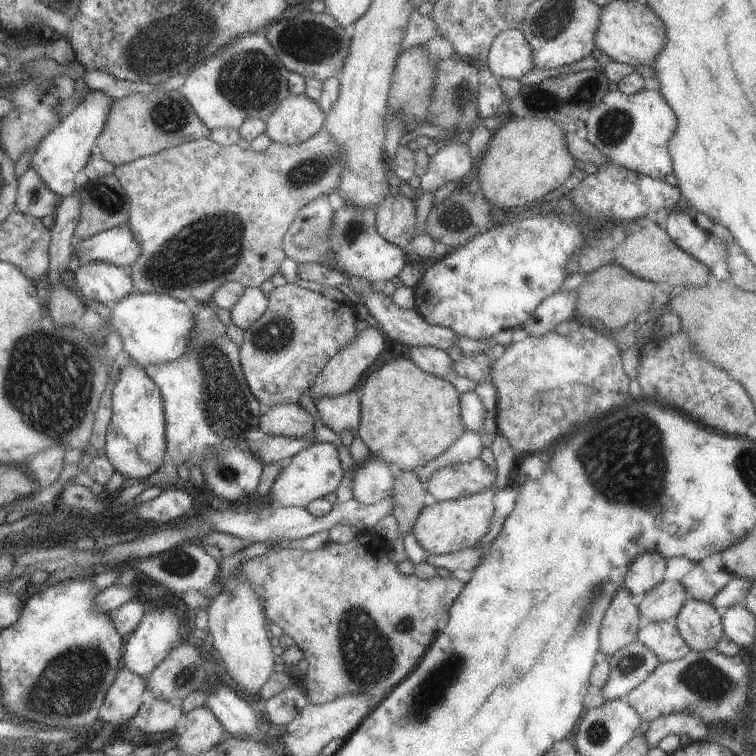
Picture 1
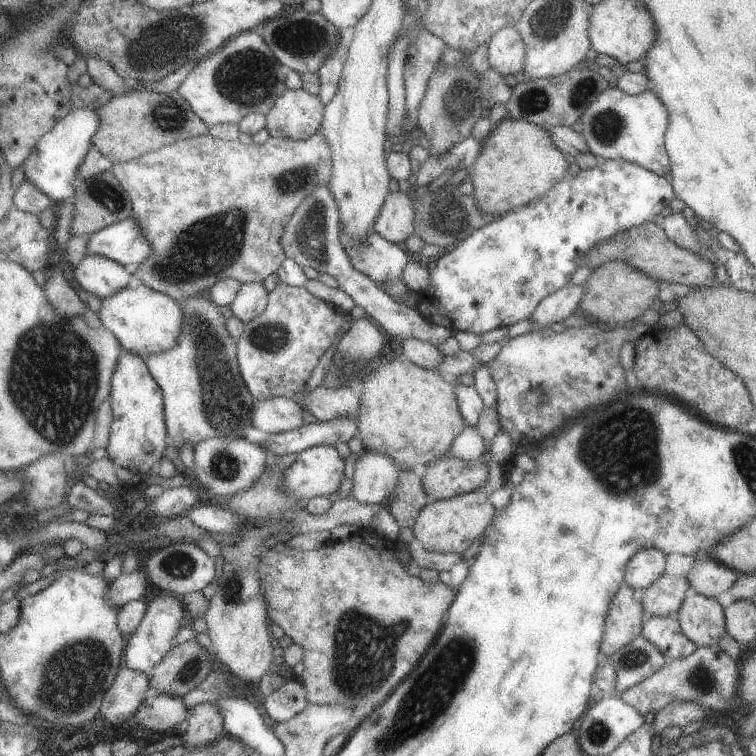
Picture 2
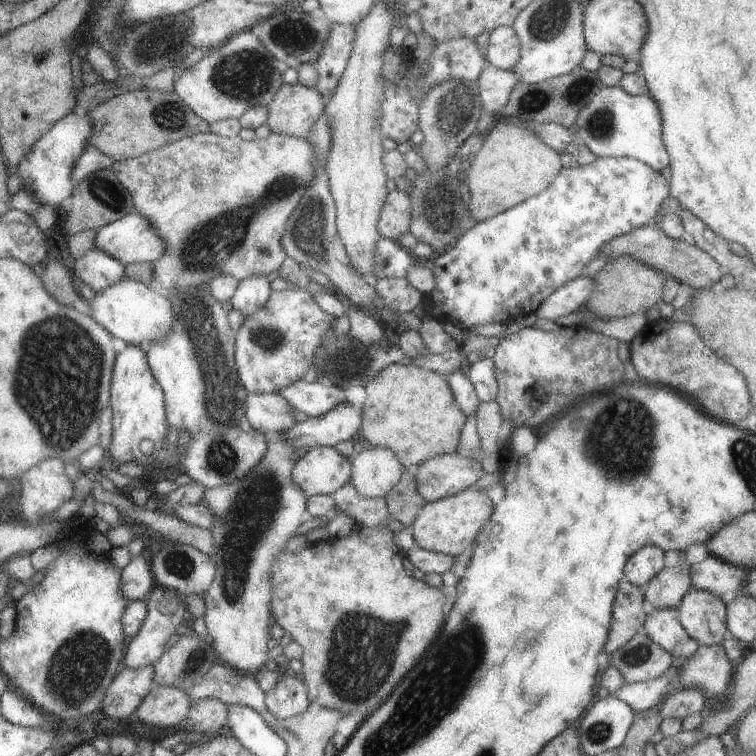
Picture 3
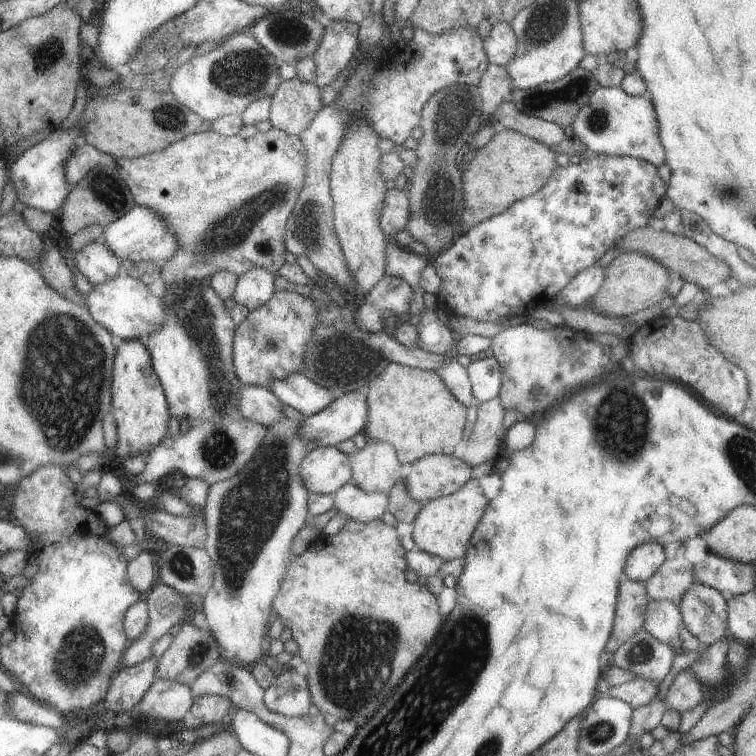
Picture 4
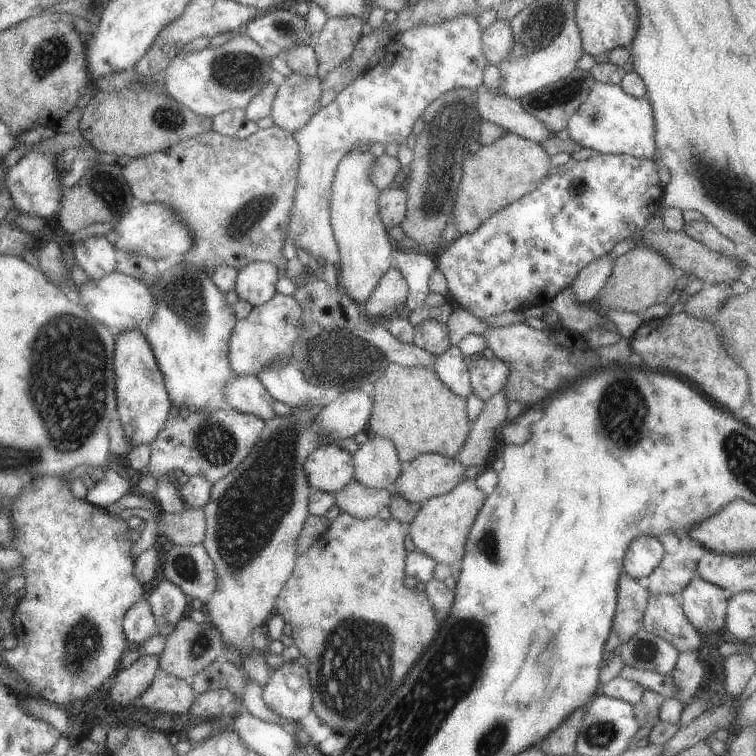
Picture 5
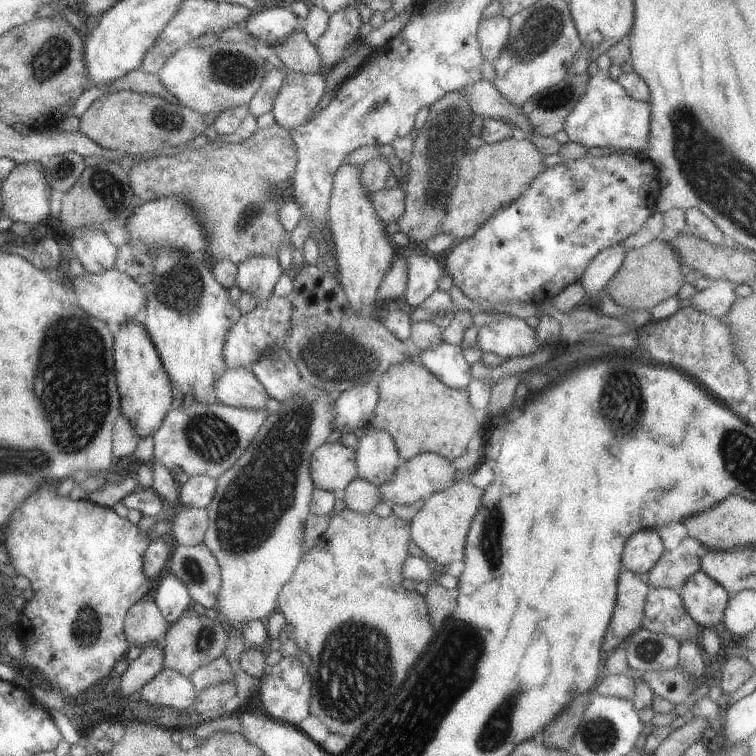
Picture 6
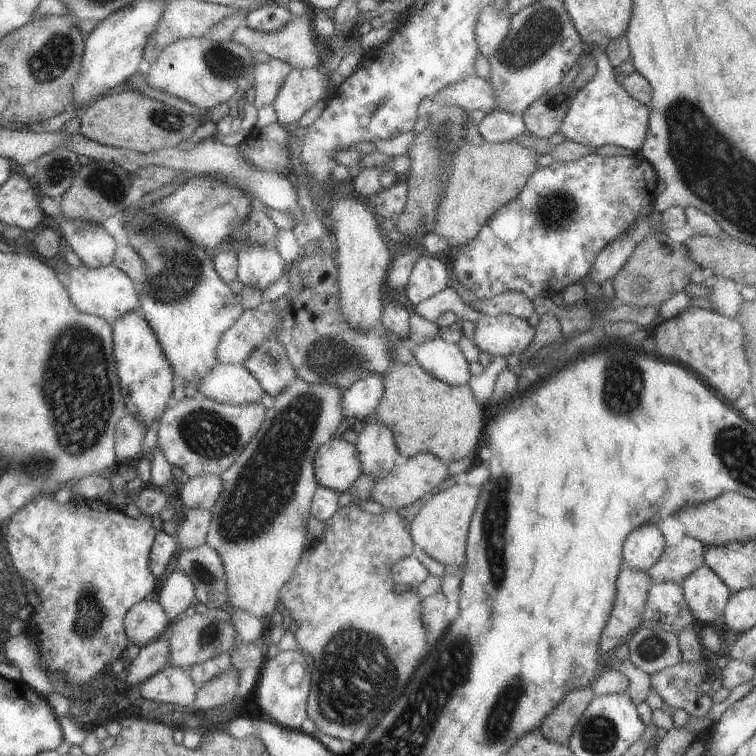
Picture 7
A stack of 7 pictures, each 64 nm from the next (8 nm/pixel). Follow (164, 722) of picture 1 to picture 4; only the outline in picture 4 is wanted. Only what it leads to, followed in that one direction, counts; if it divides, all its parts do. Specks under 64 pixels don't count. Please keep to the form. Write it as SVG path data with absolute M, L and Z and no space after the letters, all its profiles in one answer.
M156 677L136 710L144 716L160 720L183 720L193 705L193 694L188 685Z

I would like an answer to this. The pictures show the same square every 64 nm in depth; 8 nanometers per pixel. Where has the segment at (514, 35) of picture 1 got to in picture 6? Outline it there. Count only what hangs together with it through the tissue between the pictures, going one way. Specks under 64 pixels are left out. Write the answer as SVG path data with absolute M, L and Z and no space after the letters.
M503 15L482 18L478 26L477 40L483 60L494 62L504 51L510 38L510 20Z

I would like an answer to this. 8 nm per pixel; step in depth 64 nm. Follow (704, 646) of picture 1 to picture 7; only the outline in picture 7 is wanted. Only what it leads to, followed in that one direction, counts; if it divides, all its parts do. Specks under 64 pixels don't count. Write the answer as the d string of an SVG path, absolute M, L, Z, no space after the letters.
M706 564L692 572L682 583L686 604L697 623L711 625L723 614L733 593Z

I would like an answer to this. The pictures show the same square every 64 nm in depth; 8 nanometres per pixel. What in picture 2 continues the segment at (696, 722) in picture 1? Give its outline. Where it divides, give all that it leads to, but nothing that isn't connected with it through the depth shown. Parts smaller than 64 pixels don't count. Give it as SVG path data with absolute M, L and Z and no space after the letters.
M680 701L667 704L662 710L659 710L651 718L655 735L660 735L664 728L668 726L679 726L681 729L690 724L690 722L706 721L705 710L694 701Z

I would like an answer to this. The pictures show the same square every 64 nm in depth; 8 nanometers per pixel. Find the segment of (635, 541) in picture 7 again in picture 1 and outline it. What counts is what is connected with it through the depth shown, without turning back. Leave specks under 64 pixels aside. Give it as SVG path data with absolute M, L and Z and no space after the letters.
M652 551L633 560L628 567L623 586L638 600L664 579L665 558Z

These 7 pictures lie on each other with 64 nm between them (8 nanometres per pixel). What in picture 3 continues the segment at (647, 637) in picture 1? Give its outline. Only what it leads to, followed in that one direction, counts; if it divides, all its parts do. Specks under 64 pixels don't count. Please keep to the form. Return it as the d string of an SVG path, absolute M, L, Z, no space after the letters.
M648 608L643 627L648 638L666 649L673 658L687 659L698 650L699 644L680 624L677 608Z

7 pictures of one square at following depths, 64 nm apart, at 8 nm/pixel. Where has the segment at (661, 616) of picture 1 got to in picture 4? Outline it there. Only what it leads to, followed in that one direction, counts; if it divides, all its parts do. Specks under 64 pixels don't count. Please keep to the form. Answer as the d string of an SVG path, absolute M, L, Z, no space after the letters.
M666 558L662 566L644 583L650 601L679 602L693 583L693 572L680 565L675 558L672 561Z

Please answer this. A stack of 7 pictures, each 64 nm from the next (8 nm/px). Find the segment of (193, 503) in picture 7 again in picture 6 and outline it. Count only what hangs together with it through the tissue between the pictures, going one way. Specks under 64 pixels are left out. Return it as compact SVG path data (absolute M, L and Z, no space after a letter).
M193 475L180 488L179 502L181 507L207 508L216 494L218 480L205 475Z

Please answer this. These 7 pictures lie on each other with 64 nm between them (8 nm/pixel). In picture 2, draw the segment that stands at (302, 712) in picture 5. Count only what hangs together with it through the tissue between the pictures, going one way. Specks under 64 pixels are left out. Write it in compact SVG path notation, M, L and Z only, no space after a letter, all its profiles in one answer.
M289 674L288 682L262 700L261 710L271 722L281 723L289 721L308 705L304 685Z

